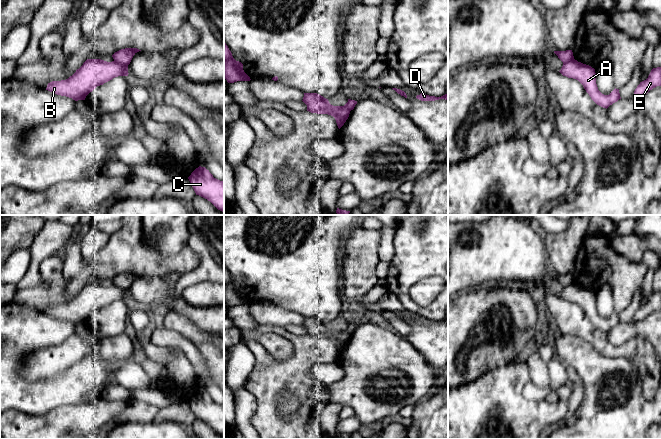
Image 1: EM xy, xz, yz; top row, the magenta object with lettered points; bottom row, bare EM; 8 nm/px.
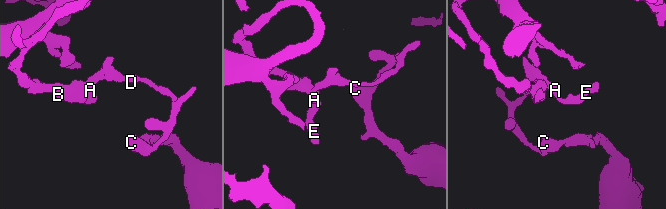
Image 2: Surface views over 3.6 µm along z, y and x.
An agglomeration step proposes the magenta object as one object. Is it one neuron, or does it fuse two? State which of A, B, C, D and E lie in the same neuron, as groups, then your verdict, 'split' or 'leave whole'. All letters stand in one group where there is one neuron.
A B E / C D; split

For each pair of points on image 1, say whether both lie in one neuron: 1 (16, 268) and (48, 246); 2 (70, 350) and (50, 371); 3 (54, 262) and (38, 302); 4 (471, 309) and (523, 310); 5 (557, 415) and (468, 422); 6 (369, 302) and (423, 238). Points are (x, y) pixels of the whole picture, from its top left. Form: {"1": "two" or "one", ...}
{"1": "two", "2": "one", "3": "one", "4": "one", "5": "one", "6": "two"}

